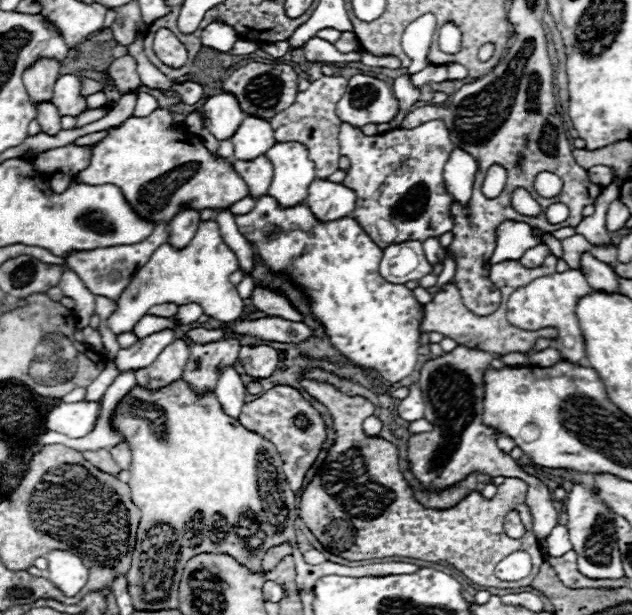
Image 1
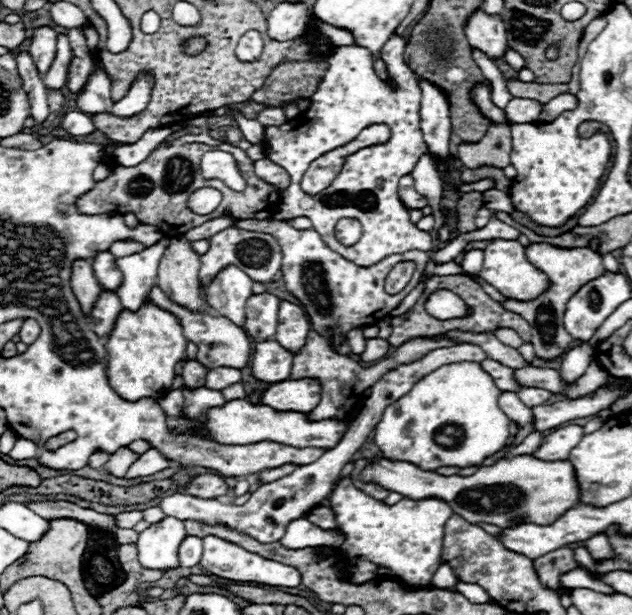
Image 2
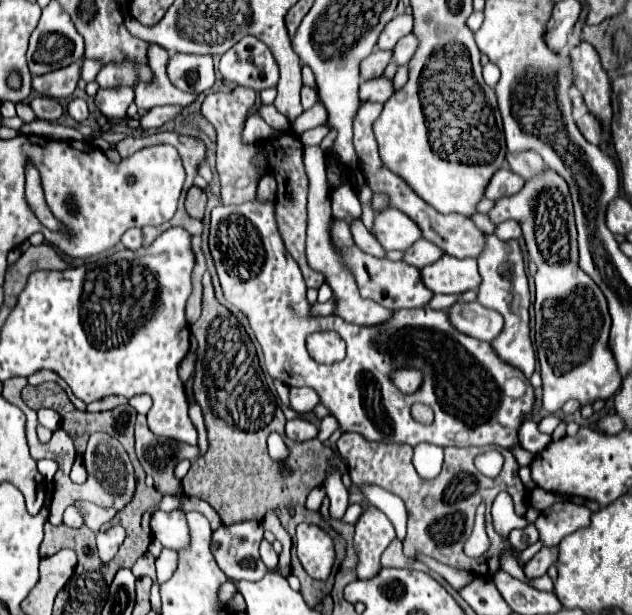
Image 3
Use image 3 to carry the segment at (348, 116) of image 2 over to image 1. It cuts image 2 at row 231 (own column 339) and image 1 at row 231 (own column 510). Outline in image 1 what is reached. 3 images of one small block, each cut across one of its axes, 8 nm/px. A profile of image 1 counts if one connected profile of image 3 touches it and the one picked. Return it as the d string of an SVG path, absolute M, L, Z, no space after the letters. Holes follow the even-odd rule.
M430 120L420 124L420 128L410 130L396 128L378 136L364 136L360 128L342 124L338 140L342 154L350 158L350 172L344 178L344 184L352 188L358 198L352 216L380 248L386 248L388 244L378 238L378 218L392 218L396 222L398 236L394 242L422 242L452 230L454 220L450 208L454 198L446 192L442 172L454 144L442 120Z

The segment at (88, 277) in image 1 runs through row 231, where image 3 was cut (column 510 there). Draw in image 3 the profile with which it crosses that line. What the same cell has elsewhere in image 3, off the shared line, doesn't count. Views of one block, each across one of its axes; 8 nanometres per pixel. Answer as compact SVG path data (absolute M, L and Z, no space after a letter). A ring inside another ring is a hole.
M520 152L520 154L508 154L508 164L512 172L520 174L524 180L536 178L540 172L544 172L544 162L536 152Z

